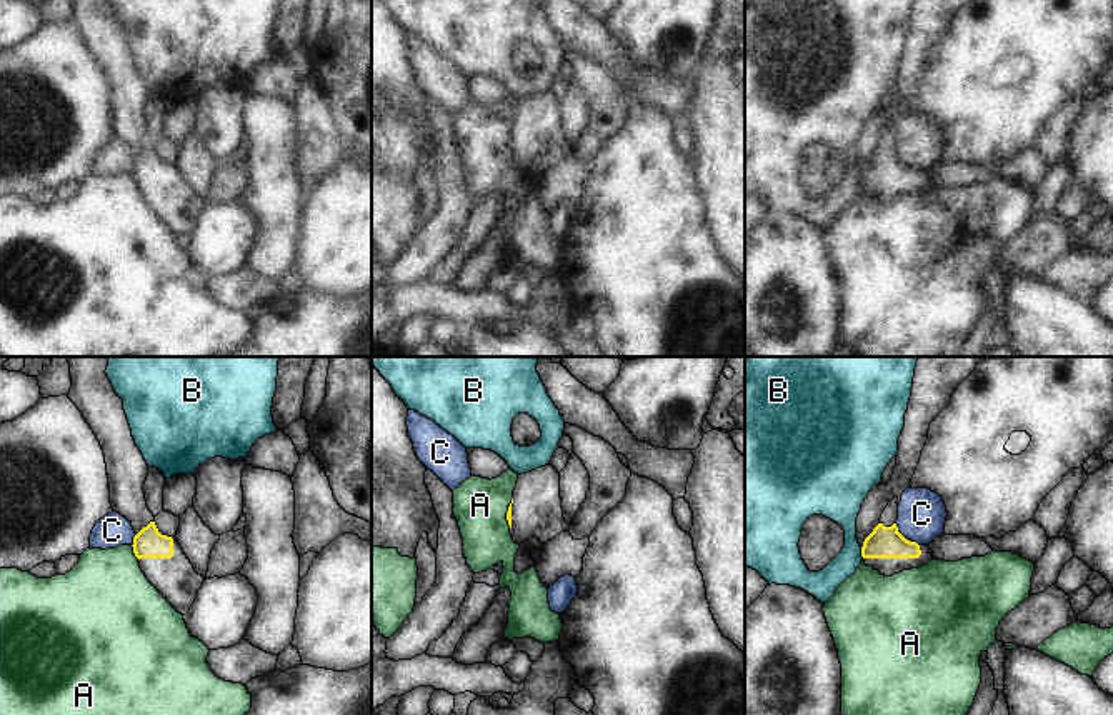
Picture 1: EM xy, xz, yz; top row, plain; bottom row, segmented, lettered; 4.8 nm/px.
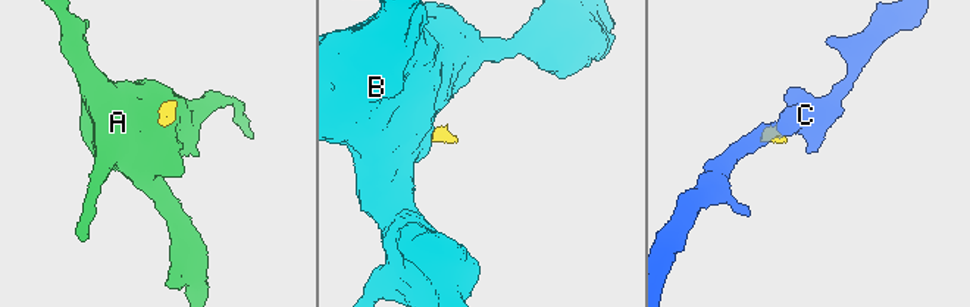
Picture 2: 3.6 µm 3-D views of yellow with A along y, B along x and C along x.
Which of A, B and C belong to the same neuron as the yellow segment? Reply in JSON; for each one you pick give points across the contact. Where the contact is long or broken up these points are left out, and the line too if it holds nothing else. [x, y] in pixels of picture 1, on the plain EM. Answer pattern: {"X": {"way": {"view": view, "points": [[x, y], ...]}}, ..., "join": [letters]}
{"join": []}

